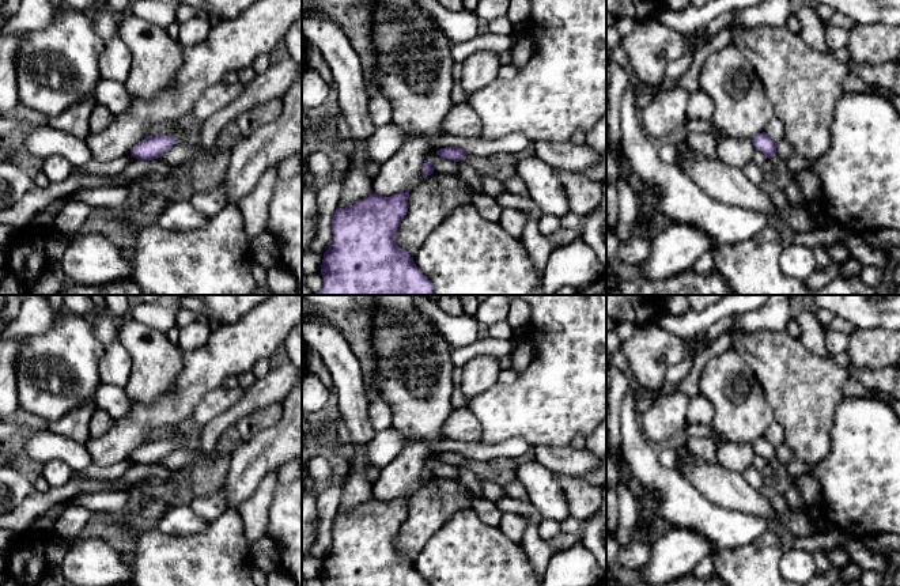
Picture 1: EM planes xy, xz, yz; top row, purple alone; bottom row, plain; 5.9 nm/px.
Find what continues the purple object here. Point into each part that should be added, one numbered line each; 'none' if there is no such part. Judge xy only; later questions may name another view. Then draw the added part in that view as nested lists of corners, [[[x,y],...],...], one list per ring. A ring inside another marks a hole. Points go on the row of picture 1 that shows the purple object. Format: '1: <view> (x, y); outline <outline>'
none

